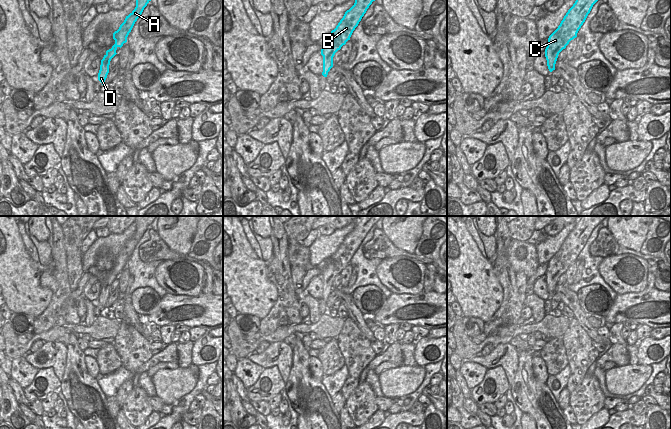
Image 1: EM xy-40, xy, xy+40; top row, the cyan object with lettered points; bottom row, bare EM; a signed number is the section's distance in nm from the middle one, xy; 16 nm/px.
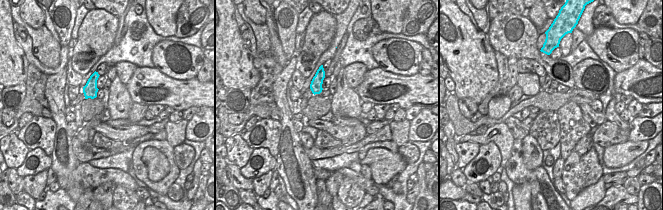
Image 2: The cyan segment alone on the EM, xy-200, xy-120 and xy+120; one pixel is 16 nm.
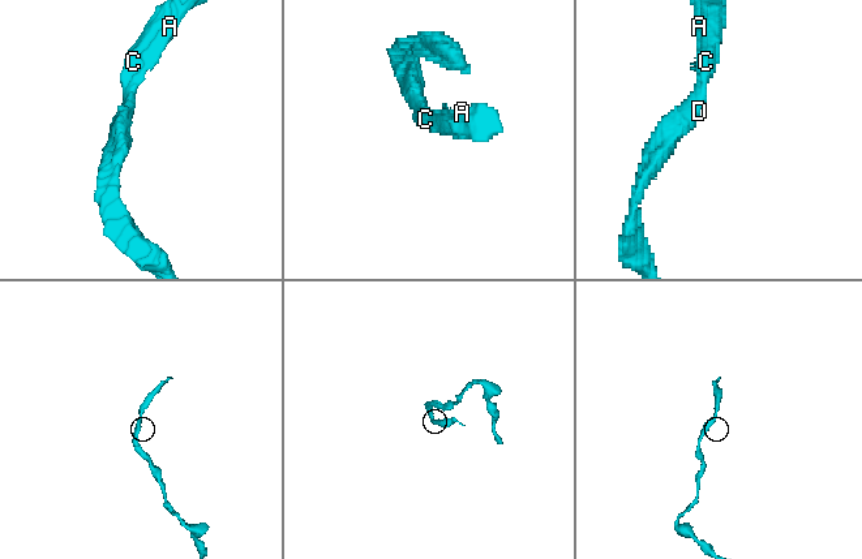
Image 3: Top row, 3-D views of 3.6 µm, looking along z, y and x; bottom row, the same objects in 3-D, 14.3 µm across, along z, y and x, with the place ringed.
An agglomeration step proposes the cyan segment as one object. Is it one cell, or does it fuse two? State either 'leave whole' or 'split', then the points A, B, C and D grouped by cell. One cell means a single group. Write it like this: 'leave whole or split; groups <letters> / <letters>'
leave whole; groups A B C D

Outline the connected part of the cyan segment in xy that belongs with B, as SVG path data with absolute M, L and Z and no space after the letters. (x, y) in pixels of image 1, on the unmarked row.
M358 216L354 221L354 229L345 236L336 252L326 260L326 266L321 273L321 279L323 280L322 299L324 301L327 301L328 296L333 291L335 277L350 264L353 255L358 250L367 233L380 218L381 216Z

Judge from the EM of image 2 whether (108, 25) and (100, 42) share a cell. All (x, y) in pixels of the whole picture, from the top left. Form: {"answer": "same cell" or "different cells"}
{"answer": "same cell"}

